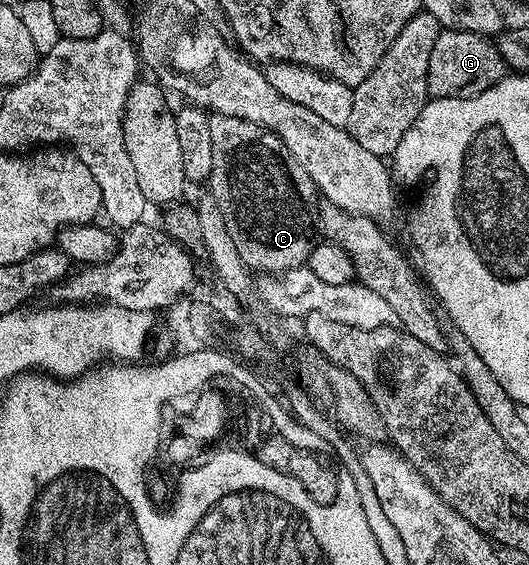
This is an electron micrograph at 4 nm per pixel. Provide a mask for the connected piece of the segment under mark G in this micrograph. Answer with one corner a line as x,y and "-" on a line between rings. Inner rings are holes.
444,29
434,42
434,51
430,51
428,68
429,98
473,97
482,95
494,87
506,75
506,66
495,44
487,37
479,37
470,31

